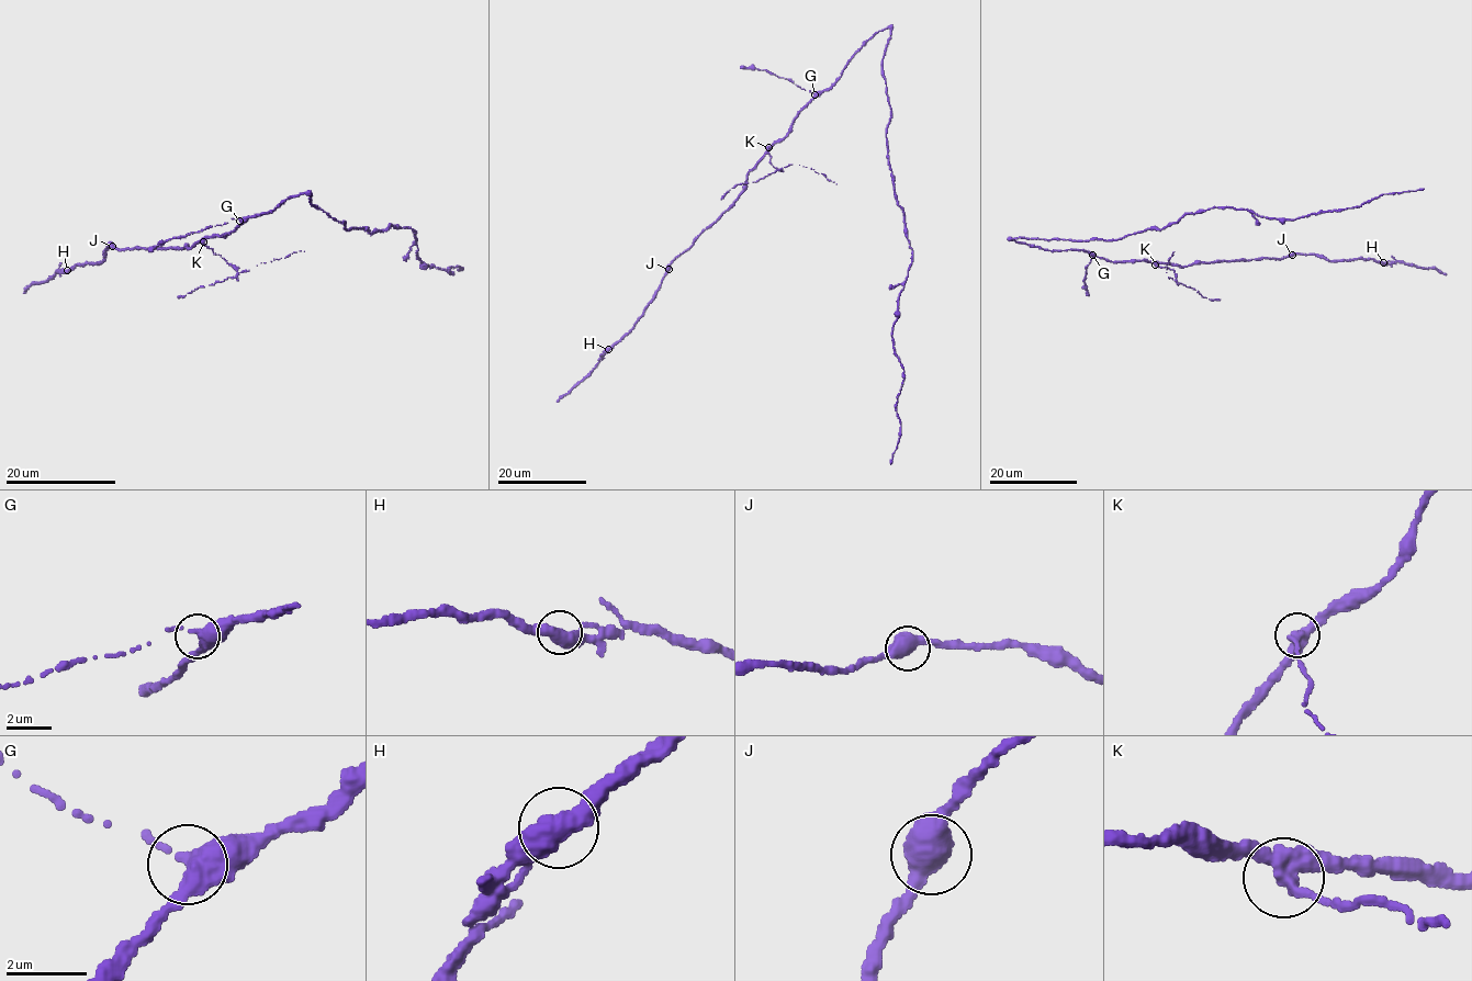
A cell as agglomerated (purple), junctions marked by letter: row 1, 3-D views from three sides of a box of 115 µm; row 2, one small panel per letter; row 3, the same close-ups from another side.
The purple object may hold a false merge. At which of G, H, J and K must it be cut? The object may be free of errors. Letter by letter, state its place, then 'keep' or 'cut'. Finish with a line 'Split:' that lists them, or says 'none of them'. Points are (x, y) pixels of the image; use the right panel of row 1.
G: place (1092, 255); keep
H: place (1383, 262); keep
J: place (1292, 255); keep
K: place (1155, 265); cut
Split: K

